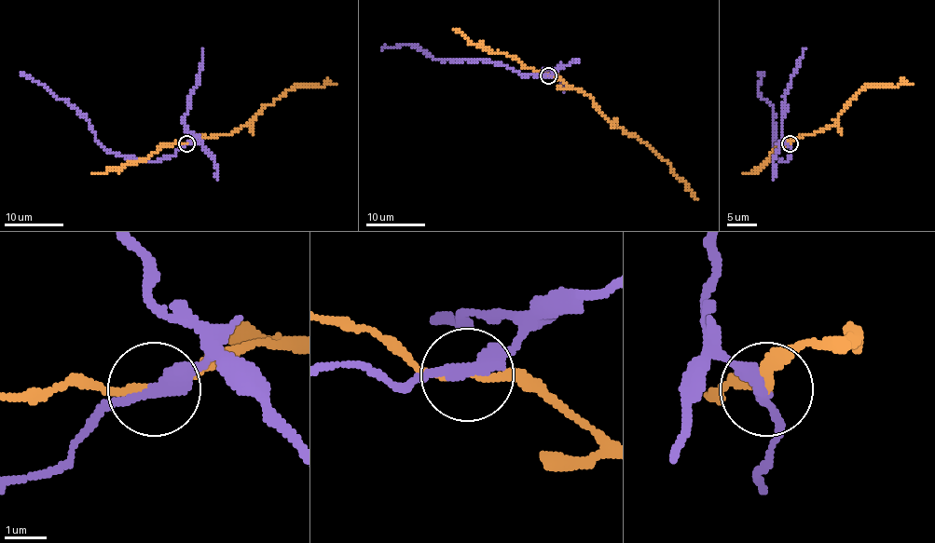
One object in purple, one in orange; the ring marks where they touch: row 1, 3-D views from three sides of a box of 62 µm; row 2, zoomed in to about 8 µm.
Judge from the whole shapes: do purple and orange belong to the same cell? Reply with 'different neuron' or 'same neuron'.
different neuron

